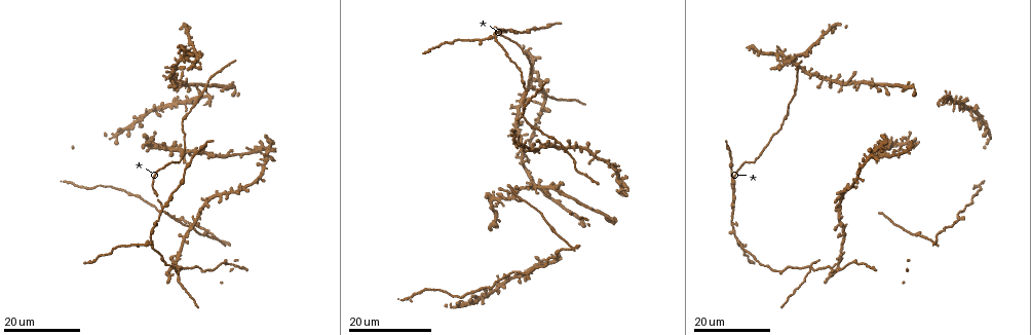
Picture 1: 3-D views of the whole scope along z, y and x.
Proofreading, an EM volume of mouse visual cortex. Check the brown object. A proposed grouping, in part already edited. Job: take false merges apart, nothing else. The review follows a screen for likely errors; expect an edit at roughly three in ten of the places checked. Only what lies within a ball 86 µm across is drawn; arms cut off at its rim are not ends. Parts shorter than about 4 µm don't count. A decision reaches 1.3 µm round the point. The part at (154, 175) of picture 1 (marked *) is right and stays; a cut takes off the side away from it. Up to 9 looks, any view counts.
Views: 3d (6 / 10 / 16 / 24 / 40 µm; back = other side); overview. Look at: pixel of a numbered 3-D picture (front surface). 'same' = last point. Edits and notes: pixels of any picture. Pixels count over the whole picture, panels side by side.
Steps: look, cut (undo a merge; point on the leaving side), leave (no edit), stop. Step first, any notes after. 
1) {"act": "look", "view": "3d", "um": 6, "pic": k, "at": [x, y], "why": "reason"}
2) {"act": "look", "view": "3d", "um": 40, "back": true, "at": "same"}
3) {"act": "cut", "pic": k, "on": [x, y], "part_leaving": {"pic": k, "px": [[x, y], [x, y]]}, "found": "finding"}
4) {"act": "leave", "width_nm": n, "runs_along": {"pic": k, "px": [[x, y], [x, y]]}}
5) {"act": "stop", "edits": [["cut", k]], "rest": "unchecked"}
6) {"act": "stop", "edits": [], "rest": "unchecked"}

{"act": "look", "view": "3d", "um": 16, "pic": 1, "at": [163, 207], "why": "three arms meet"}

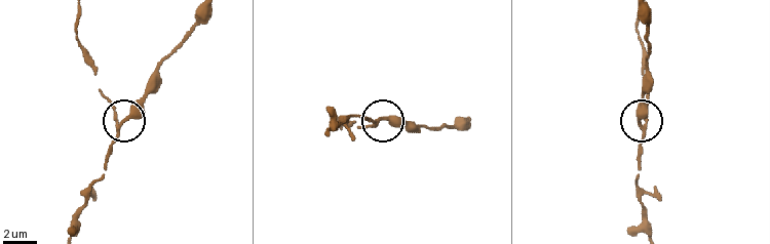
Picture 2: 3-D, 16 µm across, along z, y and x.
{"act": "look", "view": "3d", "um": 6, "pic": 2, "at": [638, 122]}

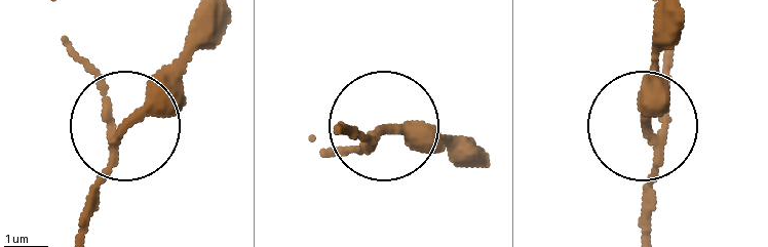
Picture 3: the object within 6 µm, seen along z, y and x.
{"act": "cut", "pic": 3, "on": [422, 143], "arms": 3, "part_leaving": {"pic": 3, "px": [[652, 141], [655, 13]]}, "found": "two cells meet here"}

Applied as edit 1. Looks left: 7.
{"act": "look", "view": "overview", "why": "see it whole again"}

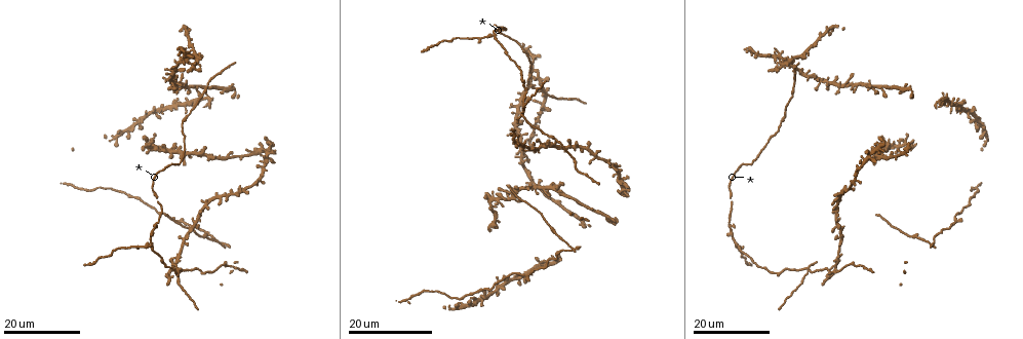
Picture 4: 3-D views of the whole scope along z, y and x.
{"act": "look", "view": "3d", "um": 24, "pic": 4, "at": [738, 244], "why": "two arms in line, one across"}

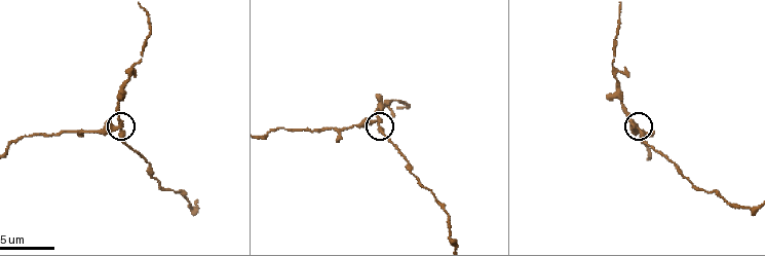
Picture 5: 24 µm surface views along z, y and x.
{"act": "look", "view": "3d", "um": 10, "pic": 5, "at": [379, 123]}

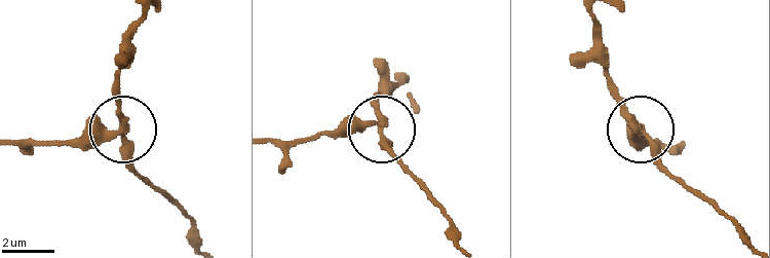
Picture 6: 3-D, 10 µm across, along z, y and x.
{"act": "cut", "pic": 6, "on": [92, 147], "side_arm_um": 21, "part_leaving": {"pic": 6, "px": [[122, 124], [65, 142], [11, 142]]}, "found": "a second cell is stuck on"}

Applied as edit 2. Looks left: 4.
{"act": "look", "view": "3d", "um": 16, "pic": 4, "at": [835, 266], "why": "four arms meet"}

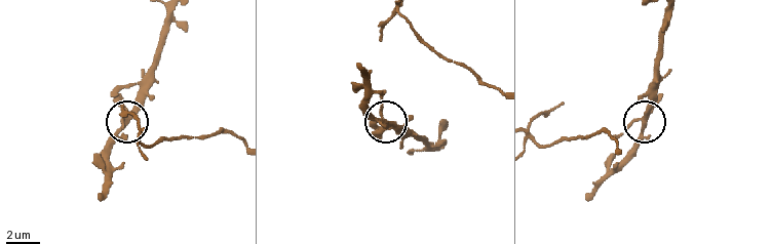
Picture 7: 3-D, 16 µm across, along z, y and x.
{"act": "look", "view": "3d", "um": 10, "pic": 7, "at": [127, 124]}

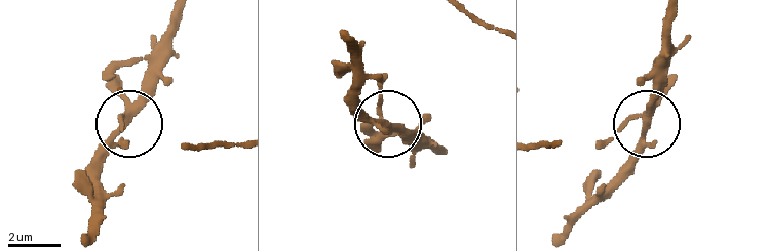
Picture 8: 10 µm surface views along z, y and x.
{"act": "leave", "width_nm": 240, "found": "all the same cell"}

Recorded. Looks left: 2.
{"act": "look", "view": "3d", "um": 16, "pic": 4, "at": [808, 269], "why": "looks like a crossing"}

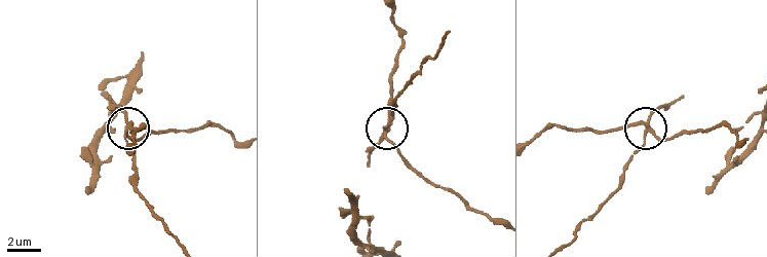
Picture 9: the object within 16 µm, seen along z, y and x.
{"act": "look", "view": "3d", "um": 10, "pic": 9, "at": [124, 129]}

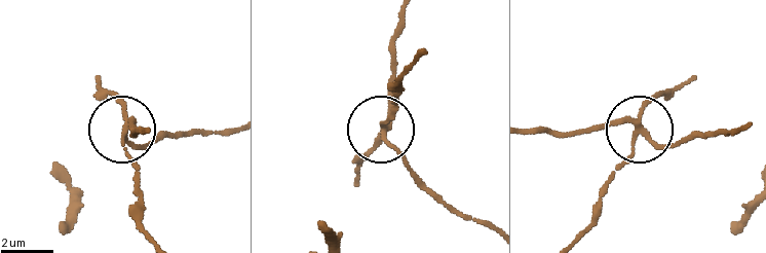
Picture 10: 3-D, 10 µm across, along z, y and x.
{"act": "cut", "pic": 10, "on": [113, 96], "side_arm_um": 15, "part_leaving": {"pic": 10, "px": [[386, 128], [393, 85], [415, 55]]}, "found": "a second cell is stuck on"}

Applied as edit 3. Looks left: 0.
{"act": "stop", "edits": [["cut", 3], ["cut", 6], ["cut", 10]], "rest": "unchecked"}

